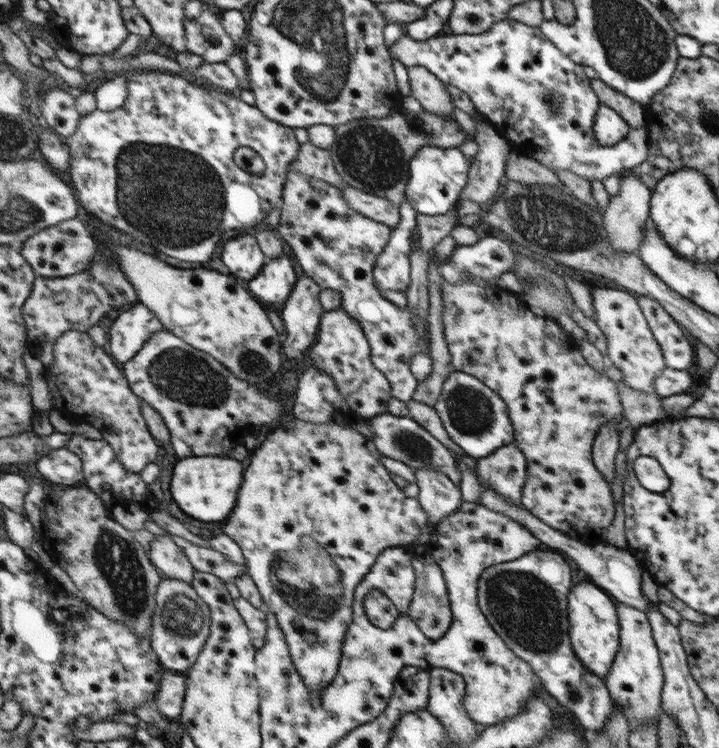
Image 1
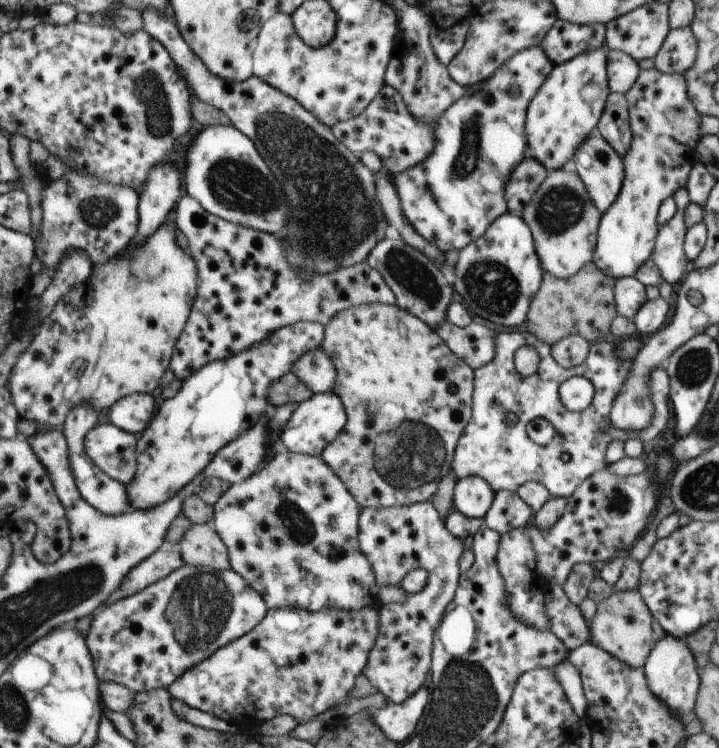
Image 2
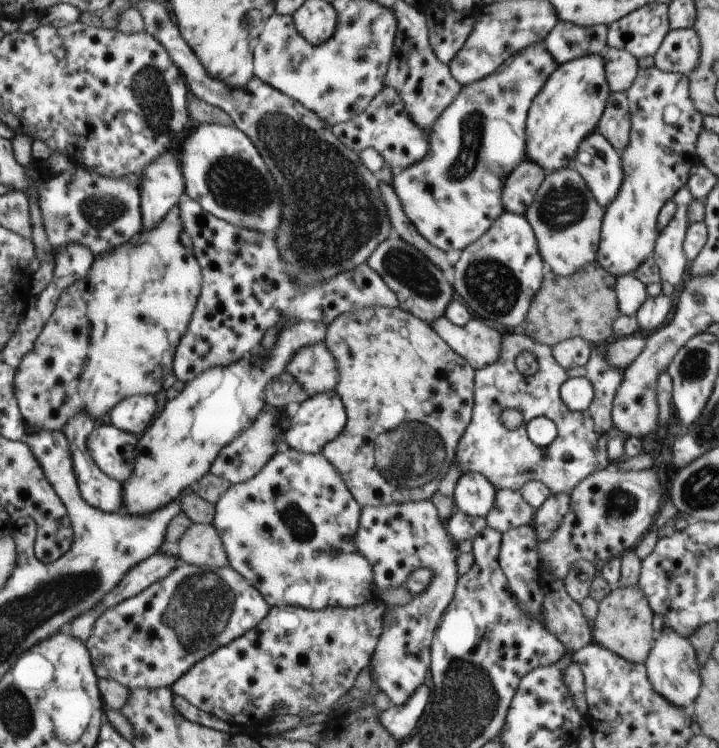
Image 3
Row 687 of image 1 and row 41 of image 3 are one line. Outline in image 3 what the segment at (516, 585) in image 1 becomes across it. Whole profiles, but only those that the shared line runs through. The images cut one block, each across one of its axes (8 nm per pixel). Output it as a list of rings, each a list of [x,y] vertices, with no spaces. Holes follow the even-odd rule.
[[[559,20],[545,38],[544,46],[562,65],[575,58],[601,54],[609,44],[608,34],[609,27],[604,24],[581,27]]]

